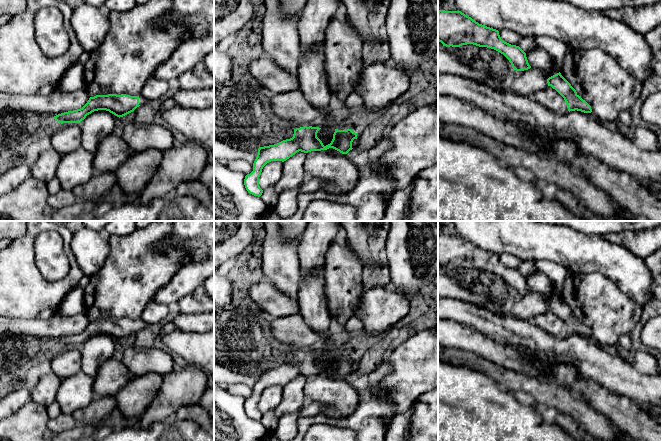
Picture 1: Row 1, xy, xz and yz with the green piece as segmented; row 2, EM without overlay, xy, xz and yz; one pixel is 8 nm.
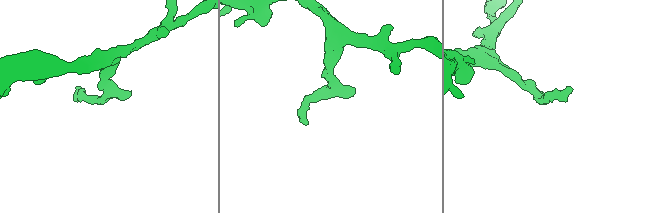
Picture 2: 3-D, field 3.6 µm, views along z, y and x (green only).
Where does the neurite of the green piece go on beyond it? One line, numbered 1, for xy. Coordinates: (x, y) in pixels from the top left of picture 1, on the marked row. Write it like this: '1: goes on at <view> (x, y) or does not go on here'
1: goes on at xy (141, 100)

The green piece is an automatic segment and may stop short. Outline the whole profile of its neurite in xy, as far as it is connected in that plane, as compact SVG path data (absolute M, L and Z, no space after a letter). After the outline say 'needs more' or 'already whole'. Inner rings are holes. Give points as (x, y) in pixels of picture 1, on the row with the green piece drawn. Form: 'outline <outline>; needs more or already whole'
outline M126 94L96 95L90 97L82 108L58 114L53 119L61 124L80 123L87 115L98 110L109 111L120 118L133 112L137 107L146 102L142 96L130 96Z; needs more

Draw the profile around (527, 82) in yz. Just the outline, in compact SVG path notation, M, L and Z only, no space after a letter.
M553 61L553 70L544 71L531 67L528 70L516 71L511 84L513 93L523 96L532 96L548 86L547 79L559 73L558 67Z

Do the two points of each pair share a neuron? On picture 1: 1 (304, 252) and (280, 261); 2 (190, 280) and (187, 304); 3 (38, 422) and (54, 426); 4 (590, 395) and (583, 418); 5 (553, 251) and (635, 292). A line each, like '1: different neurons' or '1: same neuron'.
1: different neurons
2: different neurons
3: different neurons
4: different neurons
5: same neuron

